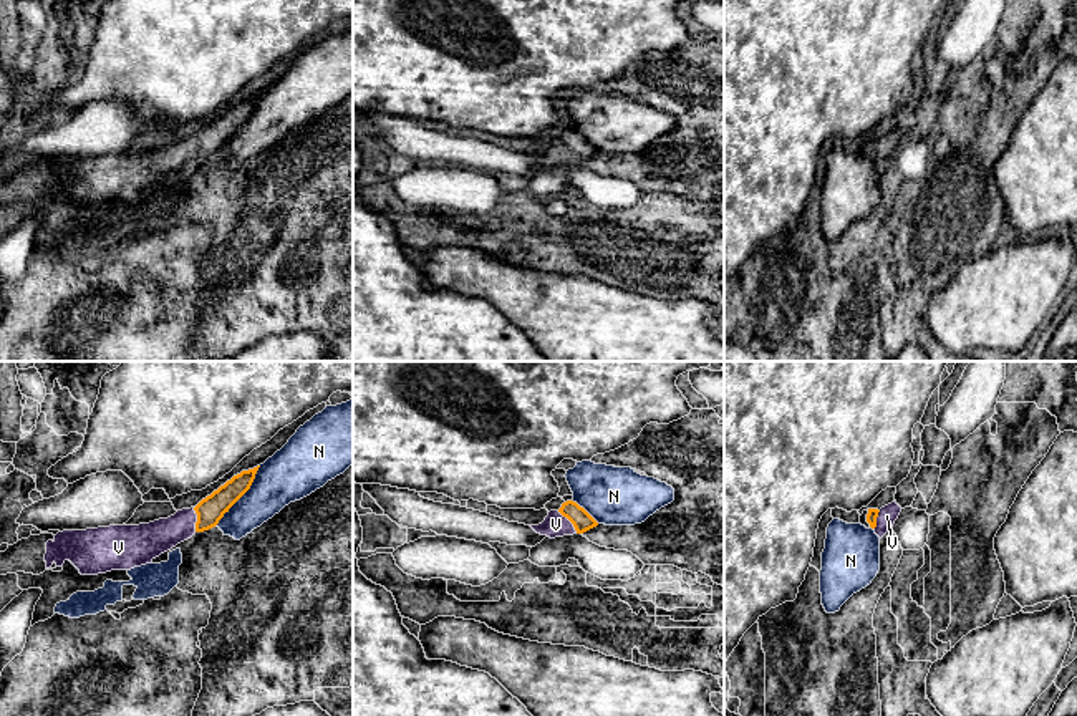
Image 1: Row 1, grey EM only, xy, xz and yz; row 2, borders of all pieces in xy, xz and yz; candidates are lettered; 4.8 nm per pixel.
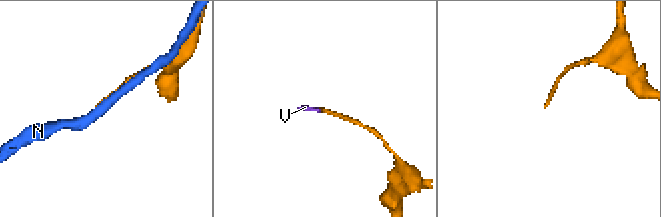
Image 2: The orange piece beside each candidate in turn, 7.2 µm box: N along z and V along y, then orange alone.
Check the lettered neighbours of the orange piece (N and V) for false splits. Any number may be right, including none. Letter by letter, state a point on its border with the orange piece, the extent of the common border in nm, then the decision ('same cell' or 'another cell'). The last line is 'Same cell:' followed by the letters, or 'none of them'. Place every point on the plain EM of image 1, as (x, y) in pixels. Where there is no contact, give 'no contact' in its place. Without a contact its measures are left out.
N: contact xy (242, 123); length 380 nm; another cell
V: contact xy (198, 148); length 120 nm; same cell
Same cell: V

